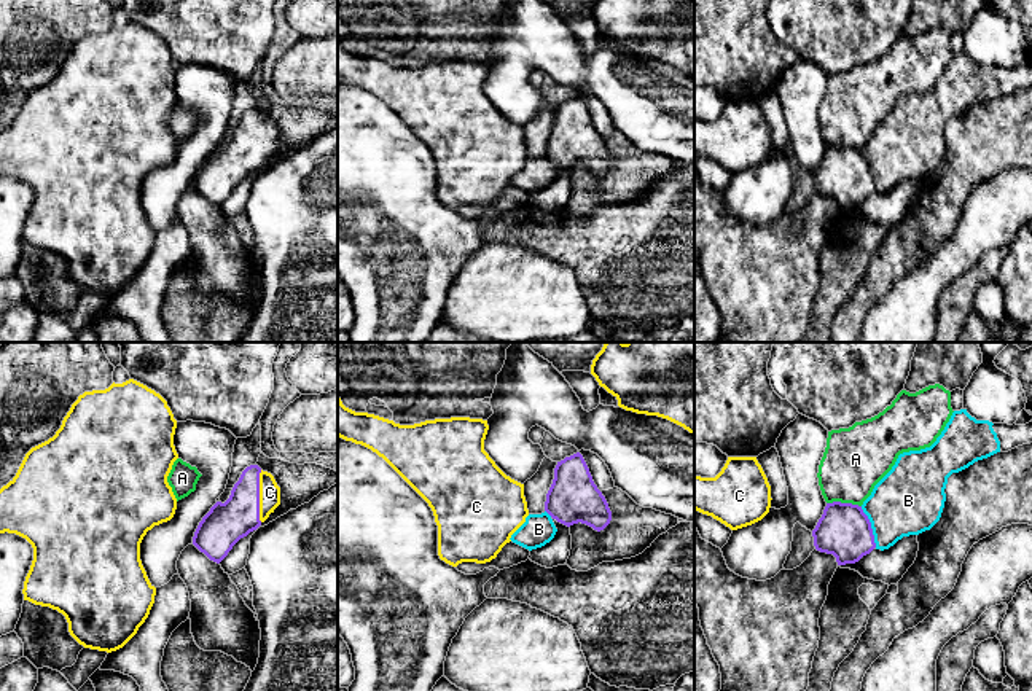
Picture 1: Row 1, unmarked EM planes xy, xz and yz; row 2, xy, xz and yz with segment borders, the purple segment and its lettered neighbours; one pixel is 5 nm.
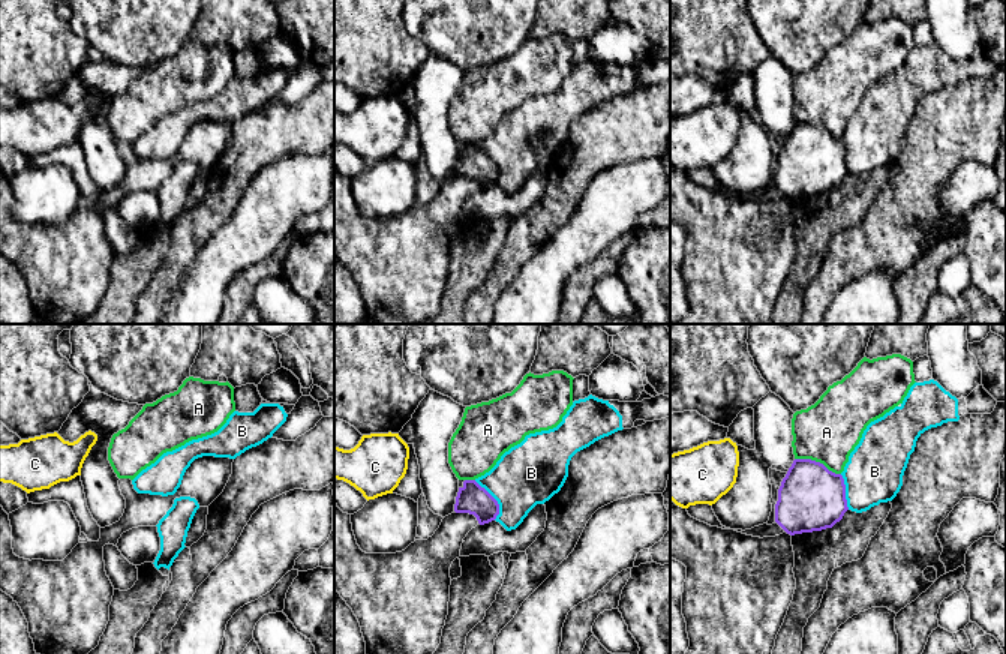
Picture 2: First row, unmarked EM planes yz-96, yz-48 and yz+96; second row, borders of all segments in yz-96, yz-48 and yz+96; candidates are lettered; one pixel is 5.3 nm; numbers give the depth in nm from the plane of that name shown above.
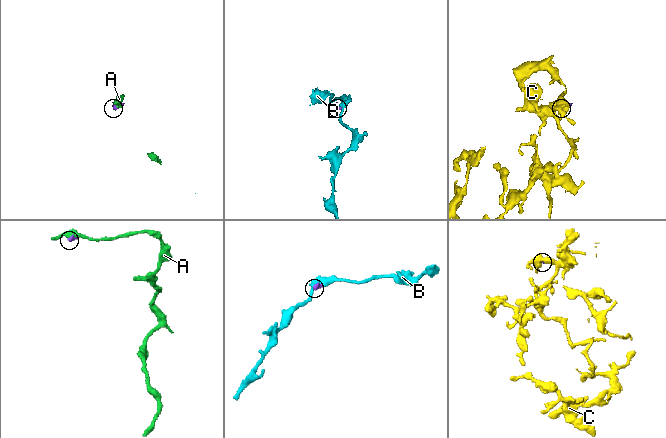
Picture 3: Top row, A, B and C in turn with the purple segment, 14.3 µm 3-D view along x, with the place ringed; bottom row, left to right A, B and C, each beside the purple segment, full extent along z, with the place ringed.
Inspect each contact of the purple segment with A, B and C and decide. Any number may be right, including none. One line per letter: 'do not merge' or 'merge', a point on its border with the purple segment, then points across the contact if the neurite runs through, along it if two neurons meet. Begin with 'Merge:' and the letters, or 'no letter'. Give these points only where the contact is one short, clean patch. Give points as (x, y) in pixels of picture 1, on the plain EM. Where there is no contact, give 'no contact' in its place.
Merge: C
A: do not merge; meets purple in yz at (844, 147)
B: do not merge; meets purple in yz at (870, 171)
C: merge; meets purple in xy at (258, 139)

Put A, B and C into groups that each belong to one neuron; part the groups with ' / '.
A / B / C

